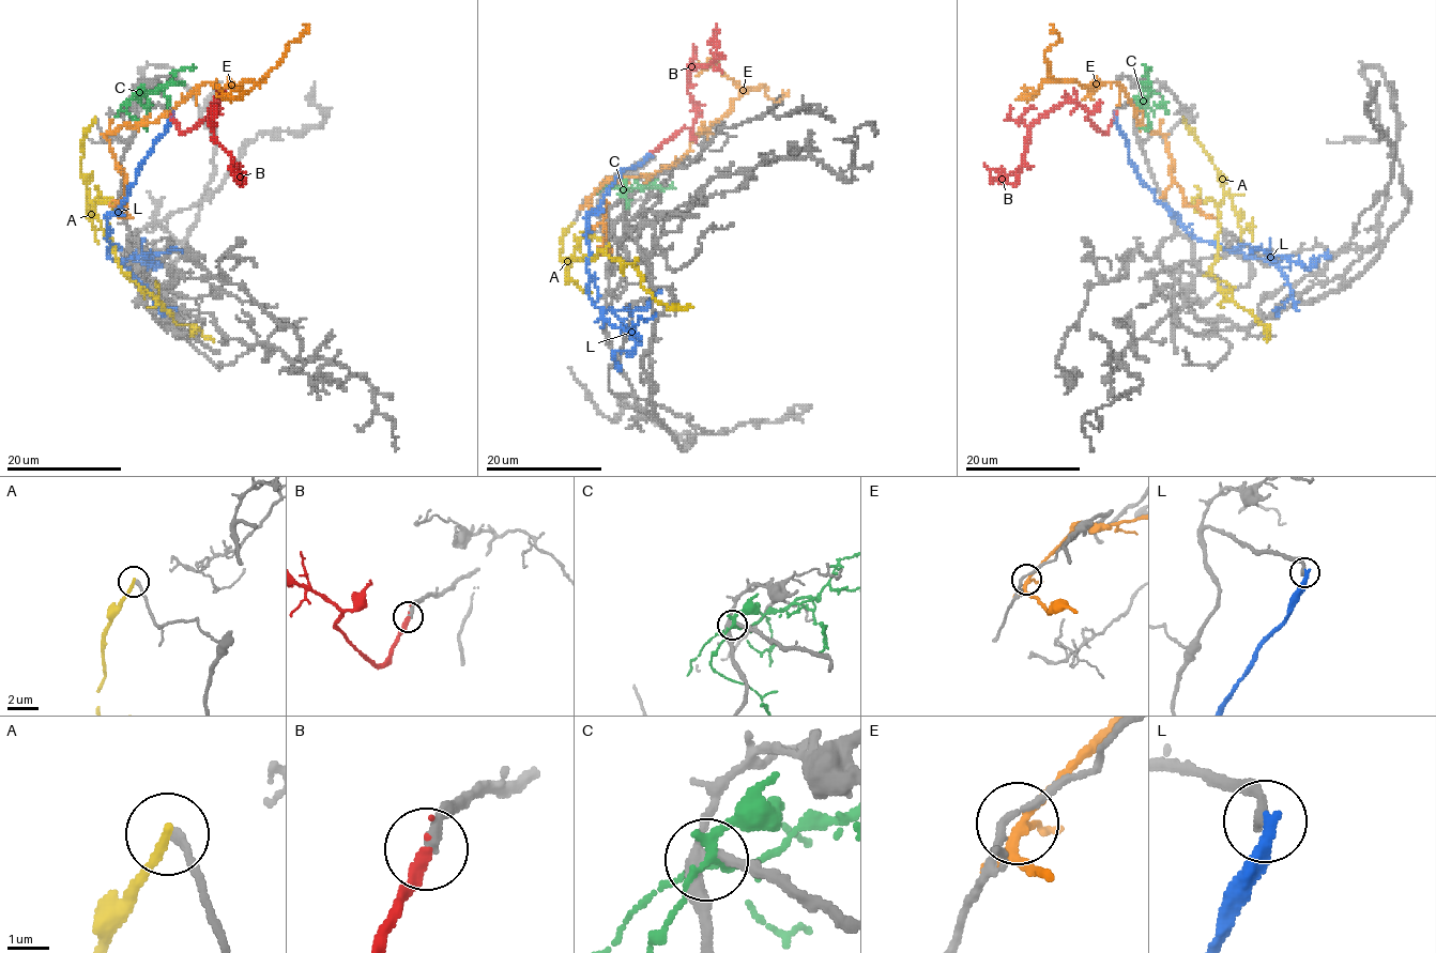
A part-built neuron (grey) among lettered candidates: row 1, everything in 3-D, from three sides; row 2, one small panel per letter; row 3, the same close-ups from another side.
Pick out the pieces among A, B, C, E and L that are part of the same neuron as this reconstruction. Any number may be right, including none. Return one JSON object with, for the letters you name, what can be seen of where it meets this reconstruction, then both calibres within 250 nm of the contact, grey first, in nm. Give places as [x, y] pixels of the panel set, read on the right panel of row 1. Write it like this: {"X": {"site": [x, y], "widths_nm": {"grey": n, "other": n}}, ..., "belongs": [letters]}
{"B": {"site": [1115, 113], "widths_nm": {"grey": 280, "other": 300}}, "belongs": ["B"]}

